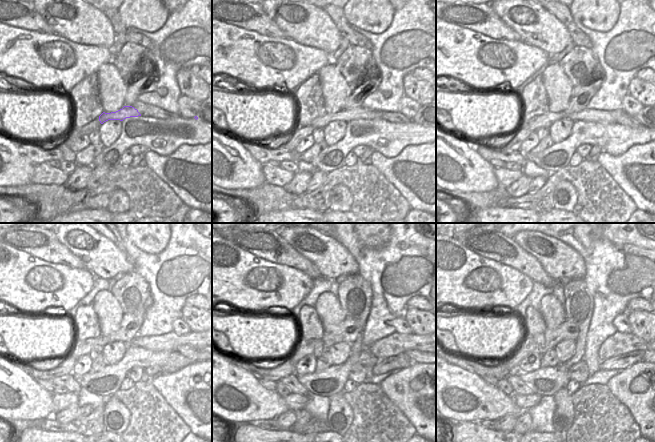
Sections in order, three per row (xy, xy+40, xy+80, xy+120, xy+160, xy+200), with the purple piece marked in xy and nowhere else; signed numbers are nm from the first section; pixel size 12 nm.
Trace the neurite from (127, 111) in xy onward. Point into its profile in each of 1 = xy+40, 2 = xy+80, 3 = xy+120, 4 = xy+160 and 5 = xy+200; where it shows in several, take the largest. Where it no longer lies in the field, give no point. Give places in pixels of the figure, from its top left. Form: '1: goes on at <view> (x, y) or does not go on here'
1: goes on at xy+40 (360, 113)
2: goes on at xy+80 (546, 120)
3: goes on at xy+120 (167, 342)
4: goes on at xy+160 (394, 344)
5: goes on at xy+200 (619, 343)

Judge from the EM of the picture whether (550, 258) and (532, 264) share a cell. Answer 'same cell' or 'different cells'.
different cells

